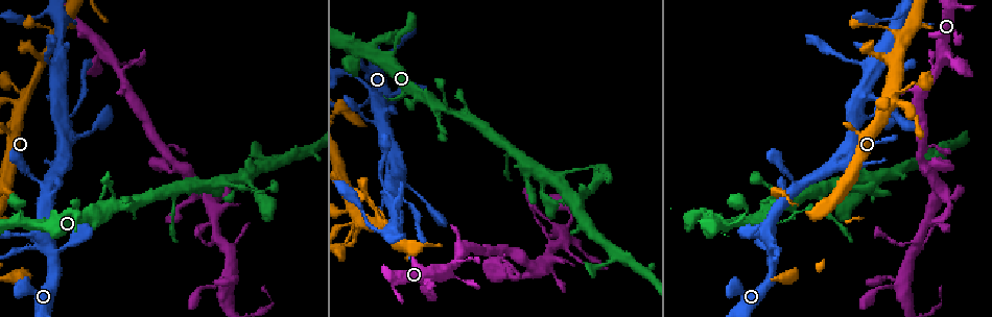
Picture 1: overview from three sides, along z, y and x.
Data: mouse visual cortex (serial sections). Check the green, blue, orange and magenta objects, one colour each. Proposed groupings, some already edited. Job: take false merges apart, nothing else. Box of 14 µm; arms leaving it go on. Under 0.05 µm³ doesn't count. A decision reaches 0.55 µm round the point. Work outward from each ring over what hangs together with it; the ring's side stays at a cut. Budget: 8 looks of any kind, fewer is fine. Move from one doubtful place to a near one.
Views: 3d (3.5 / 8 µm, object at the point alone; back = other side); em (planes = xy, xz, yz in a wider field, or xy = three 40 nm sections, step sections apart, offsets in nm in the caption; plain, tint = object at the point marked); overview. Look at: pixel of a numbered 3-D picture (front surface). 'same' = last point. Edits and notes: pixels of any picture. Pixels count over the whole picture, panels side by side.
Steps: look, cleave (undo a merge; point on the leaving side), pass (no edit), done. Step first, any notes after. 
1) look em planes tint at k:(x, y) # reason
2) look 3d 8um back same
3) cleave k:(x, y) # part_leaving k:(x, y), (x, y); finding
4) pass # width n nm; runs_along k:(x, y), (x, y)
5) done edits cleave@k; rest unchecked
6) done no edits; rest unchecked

look 3d 3.5um at 1:(363, 220) # four or more arms meet

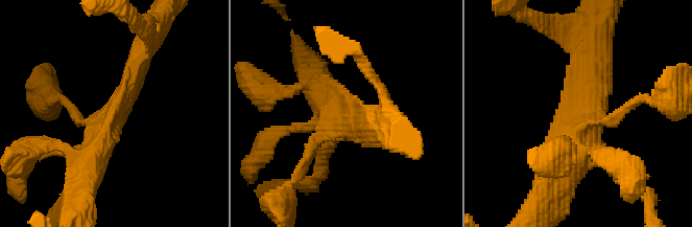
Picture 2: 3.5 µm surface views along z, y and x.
look em xy step 3 tint at 2:(106, 124)

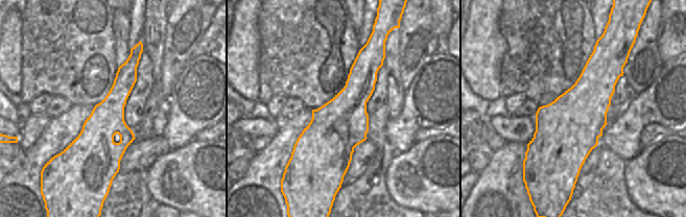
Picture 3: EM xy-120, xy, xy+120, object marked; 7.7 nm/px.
look em xy step 2 tint same

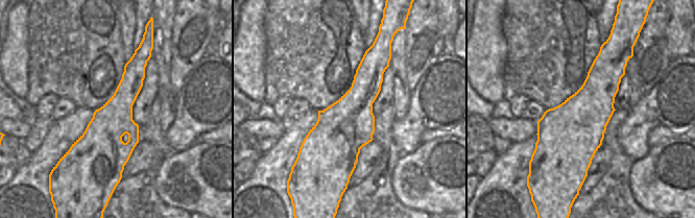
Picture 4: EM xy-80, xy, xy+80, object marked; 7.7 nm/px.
pass # runs_along 4:(142, 47), (112, 124), (106, 177); all the same cell

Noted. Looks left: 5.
look 3d 3.5um at 1:(50, 26) # sudden change in width

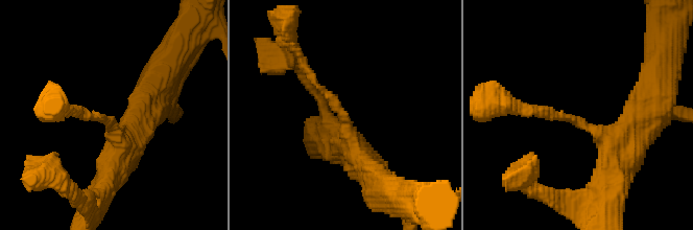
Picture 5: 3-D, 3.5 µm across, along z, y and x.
look em planes tint at 5:(577, 122) # arm_widths 150, 400 nm; need the tissue

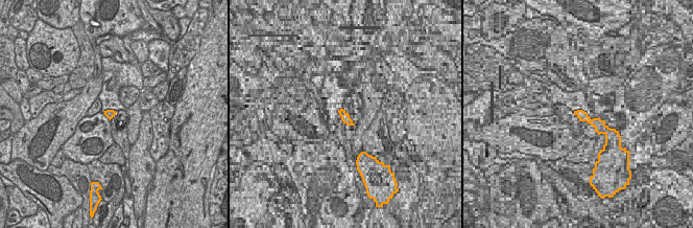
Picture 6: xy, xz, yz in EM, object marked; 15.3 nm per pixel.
pass # one cell here

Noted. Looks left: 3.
look 3d 3.5um back at 1:(414, 99) # three arms meet

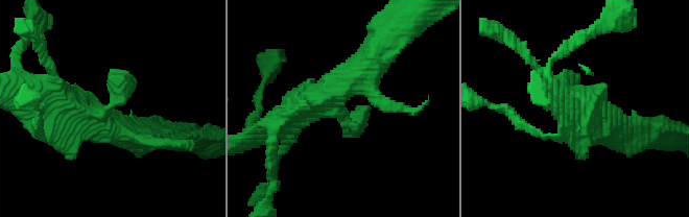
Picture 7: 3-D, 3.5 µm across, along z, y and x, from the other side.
look em planes tint at 7:(102, 114) # shape alone is not enough

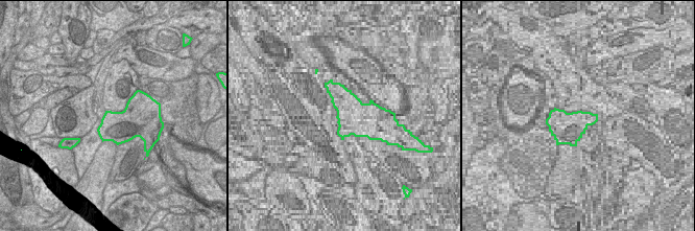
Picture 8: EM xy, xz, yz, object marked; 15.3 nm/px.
look em xy step 5 tint same

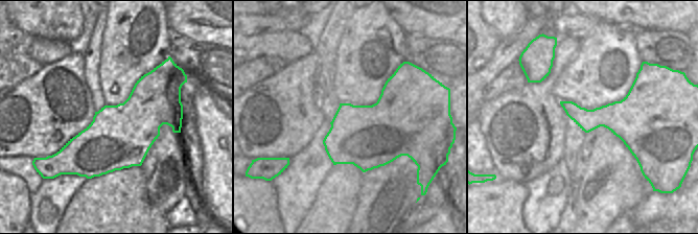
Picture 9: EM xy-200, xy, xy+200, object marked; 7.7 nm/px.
pass # runs_along 7:(619, 136), (560, 100), (578, 75); all the same cell

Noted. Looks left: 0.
done no edits; rest unchecked

